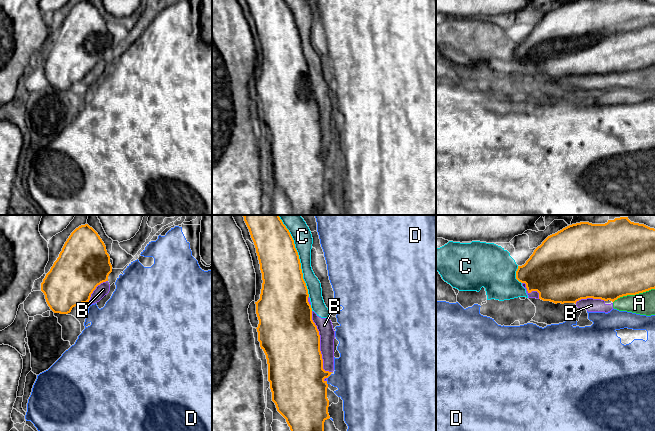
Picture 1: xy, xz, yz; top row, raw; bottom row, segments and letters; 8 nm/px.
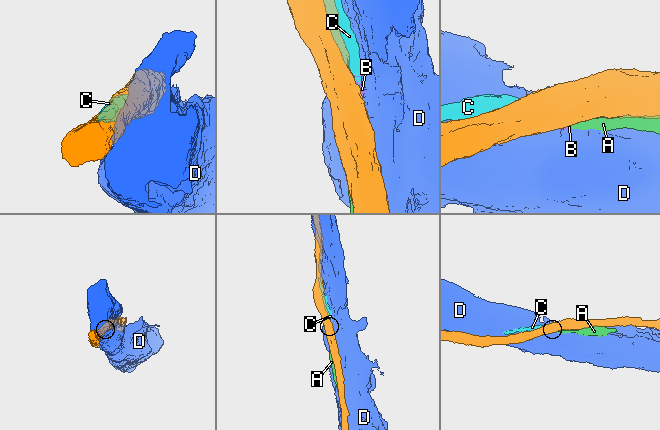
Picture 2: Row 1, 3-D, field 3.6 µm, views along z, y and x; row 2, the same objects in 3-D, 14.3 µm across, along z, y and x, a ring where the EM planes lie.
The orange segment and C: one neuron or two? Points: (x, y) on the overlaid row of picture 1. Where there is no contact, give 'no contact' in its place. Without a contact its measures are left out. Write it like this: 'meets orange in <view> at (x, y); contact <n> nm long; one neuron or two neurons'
meets orange in xz at (298, 256); contact 700 nm long; two neurons

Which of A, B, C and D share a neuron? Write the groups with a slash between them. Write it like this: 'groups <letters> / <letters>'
groups A B C / D

